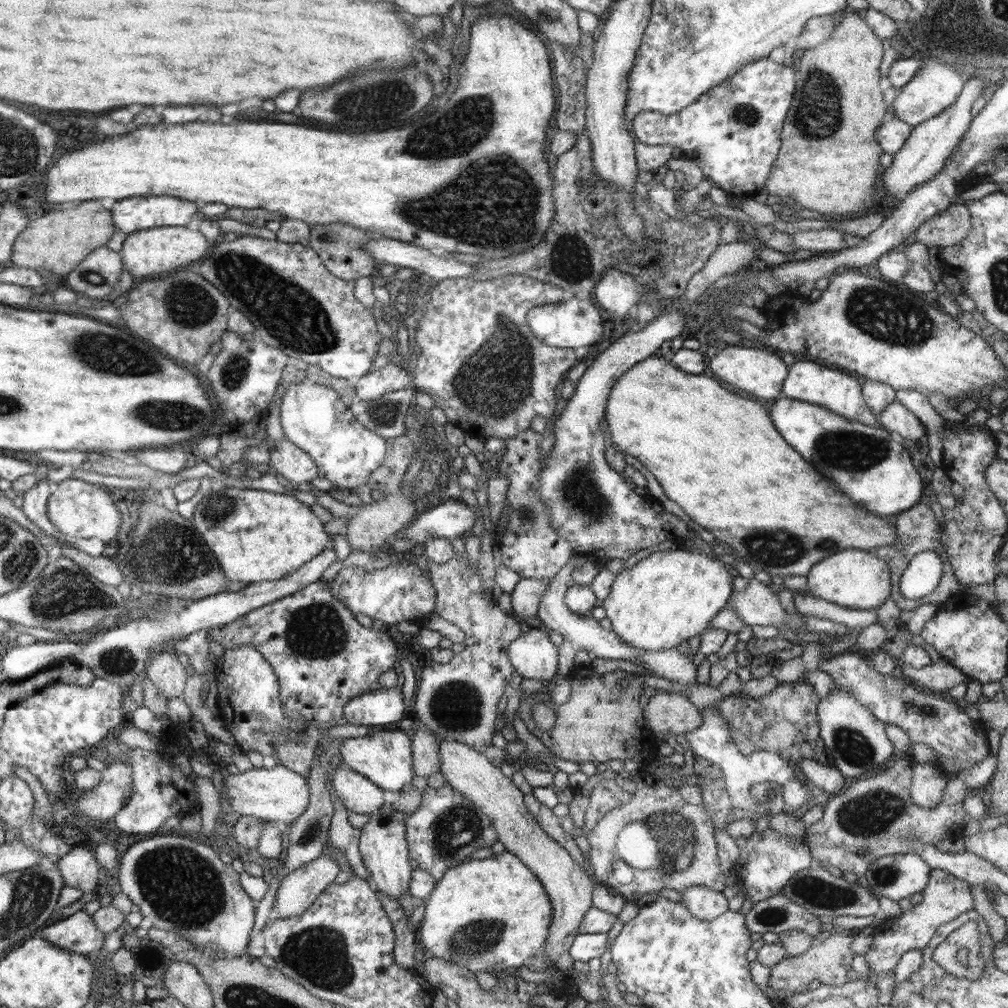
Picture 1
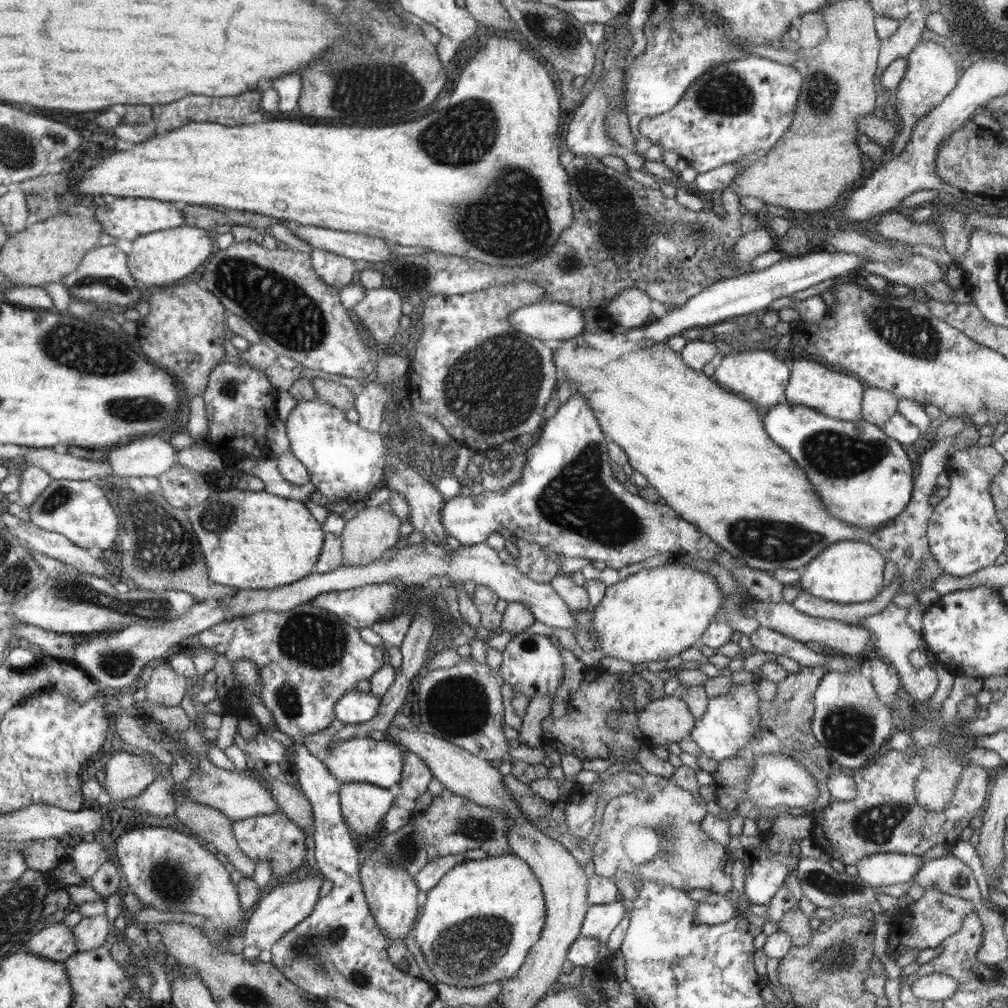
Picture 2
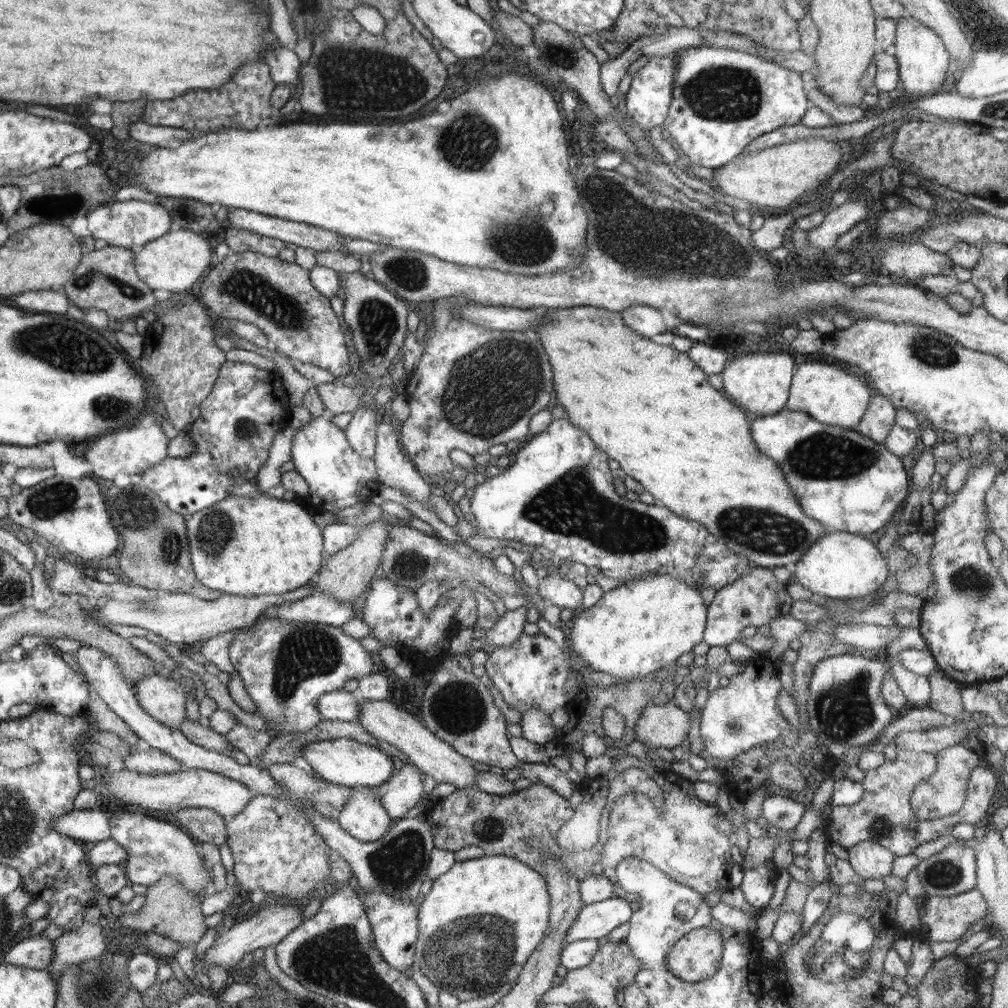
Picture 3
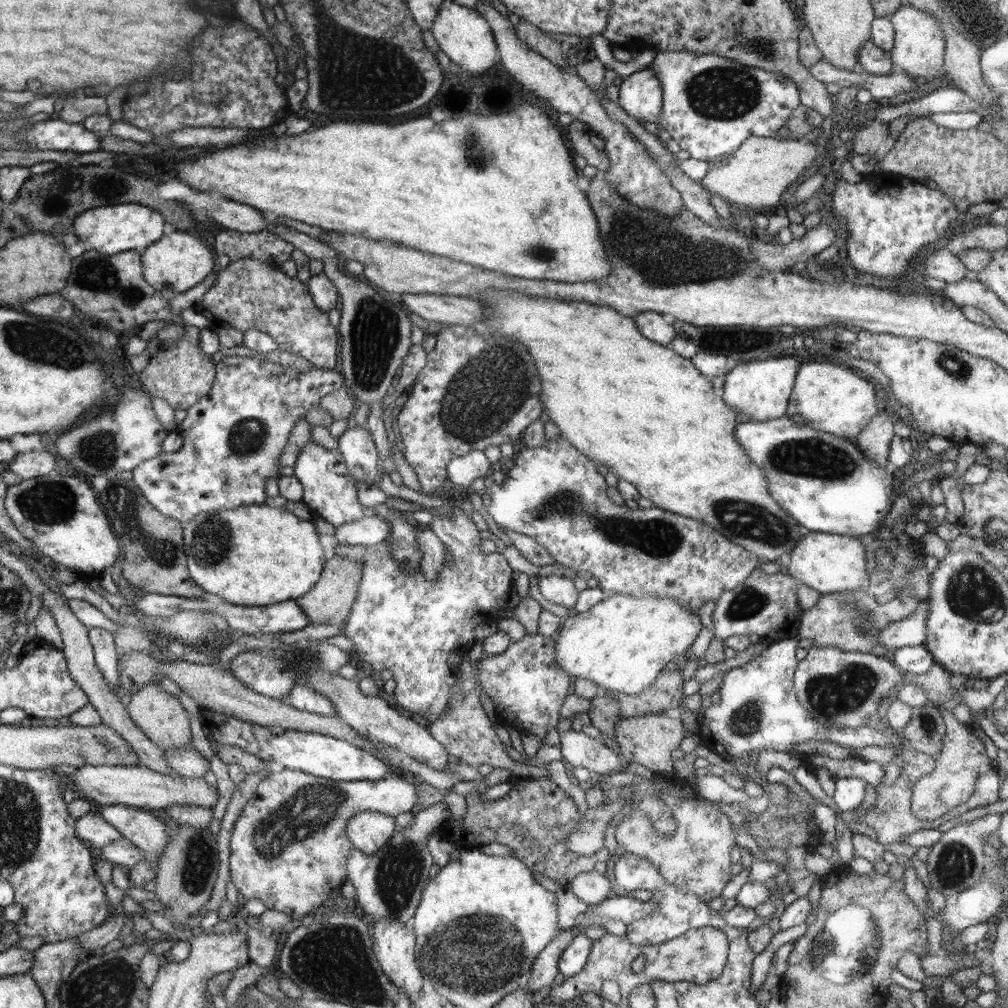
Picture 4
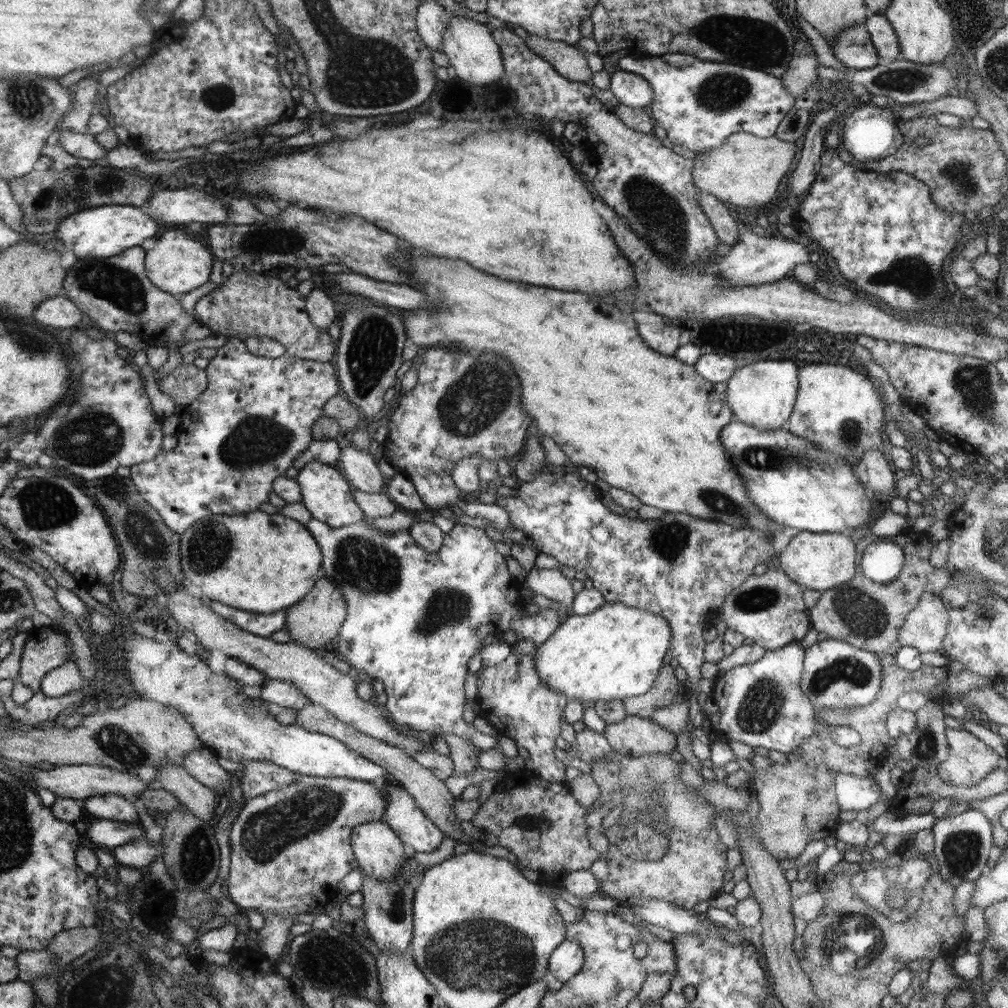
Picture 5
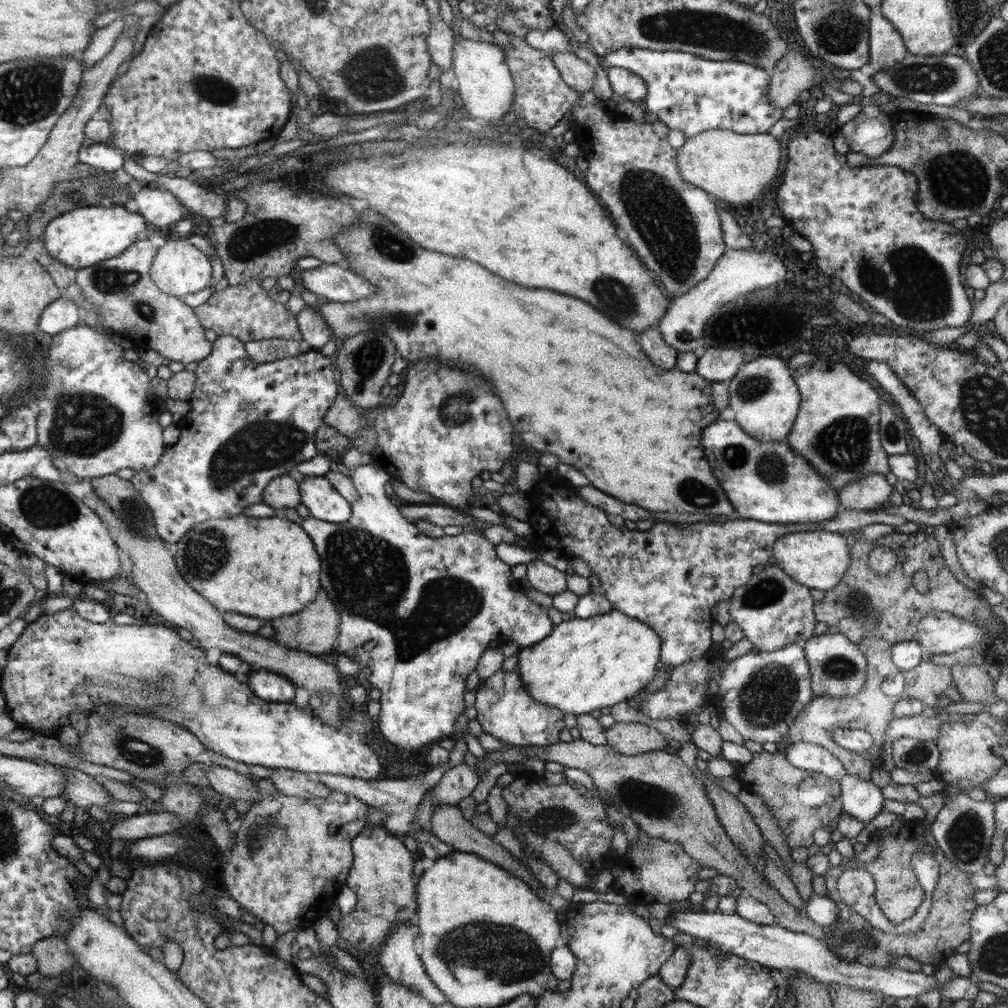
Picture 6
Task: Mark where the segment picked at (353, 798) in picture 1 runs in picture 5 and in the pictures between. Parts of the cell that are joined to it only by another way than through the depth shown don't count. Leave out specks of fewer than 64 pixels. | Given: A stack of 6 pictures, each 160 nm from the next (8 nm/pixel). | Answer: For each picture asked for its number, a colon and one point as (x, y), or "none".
2: (363, 805)
3: (364, 817)
4: (370, 831)
5: (380, 854)

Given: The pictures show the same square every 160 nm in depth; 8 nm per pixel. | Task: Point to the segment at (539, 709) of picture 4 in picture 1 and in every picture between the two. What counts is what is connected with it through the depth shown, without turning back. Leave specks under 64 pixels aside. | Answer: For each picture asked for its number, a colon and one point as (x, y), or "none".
1: (532, 654)
2: (532, 665)
3: (531, 672)

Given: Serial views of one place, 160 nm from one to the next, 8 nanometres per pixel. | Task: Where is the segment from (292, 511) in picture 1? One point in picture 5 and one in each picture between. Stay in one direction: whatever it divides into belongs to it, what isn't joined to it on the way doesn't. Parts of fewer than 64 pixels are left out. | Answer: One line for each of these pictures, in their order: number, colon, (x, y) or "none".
2: (252, 540)
3: (246, 546)
4: (255, 555)
5: (263, 563)

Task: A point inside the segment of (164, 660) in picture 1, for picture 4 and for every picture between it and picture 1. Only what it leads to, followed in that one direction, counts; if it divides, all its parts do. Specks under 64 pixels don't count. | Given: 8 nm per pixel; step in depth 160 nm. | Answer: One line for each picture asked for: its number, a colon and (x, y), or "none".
2: (165, 688)
3: (162, 698)
4: (159, 715)

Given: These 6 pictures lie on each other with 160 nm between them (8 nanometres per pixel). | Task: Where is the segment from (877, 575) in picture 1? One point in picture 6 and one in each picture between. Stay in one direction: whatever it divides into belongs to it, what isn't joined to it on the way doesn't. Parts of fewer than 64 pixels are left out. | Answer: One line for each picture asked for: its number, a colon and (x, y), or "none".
2: (847, 572)
3: (840, 565)
4: (829, 563)
5: (821, 561)
6: (817, 559)

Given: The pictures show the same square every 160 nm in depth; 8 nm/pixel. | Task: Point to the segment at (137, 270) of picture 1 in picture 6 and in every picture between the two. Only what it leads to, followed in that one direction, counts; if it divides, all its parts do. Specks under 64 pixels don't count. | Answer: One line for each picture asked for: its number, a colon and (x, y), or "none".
2: (164, 257)
3: (175, 262)
4: (179, 261)
5: (176, 264)
6: (179, 268)

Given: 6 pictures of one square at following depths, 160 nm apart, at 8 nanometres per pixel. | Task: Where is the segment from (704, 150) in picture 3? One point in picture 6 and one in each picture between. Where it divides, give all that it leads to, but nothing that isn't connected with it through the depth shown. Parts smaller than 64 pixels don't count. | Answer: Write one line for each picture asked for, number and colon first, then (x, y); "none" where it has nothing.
4: (712, 104)
5: (700, 104)
6: (688, 93)

